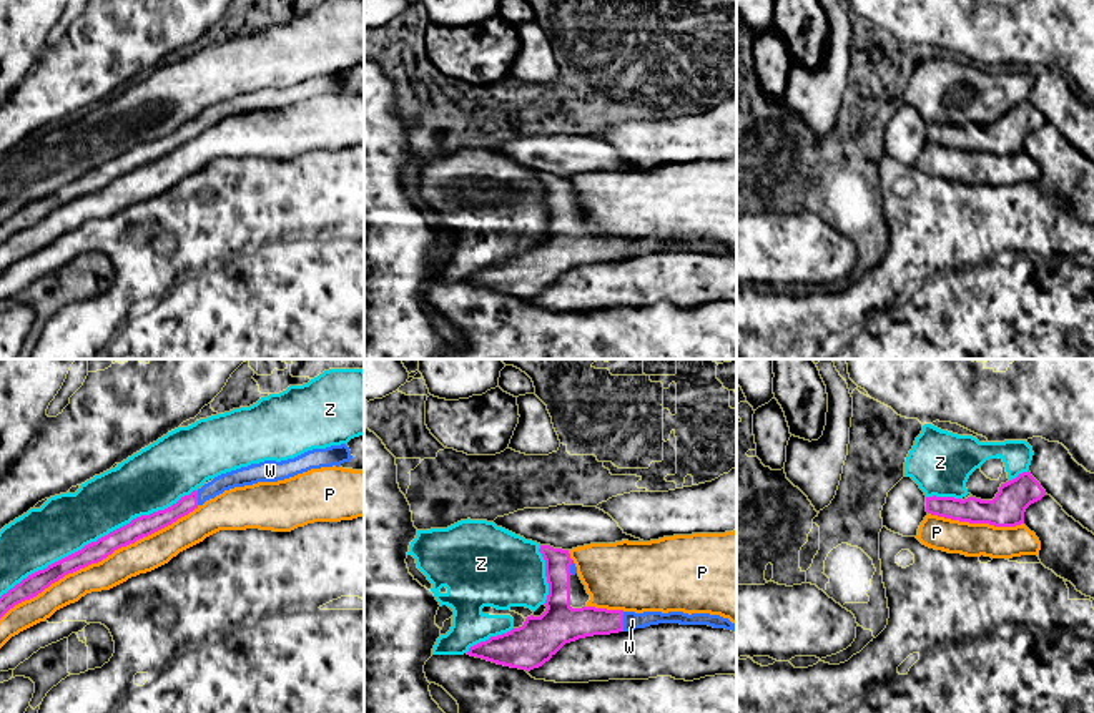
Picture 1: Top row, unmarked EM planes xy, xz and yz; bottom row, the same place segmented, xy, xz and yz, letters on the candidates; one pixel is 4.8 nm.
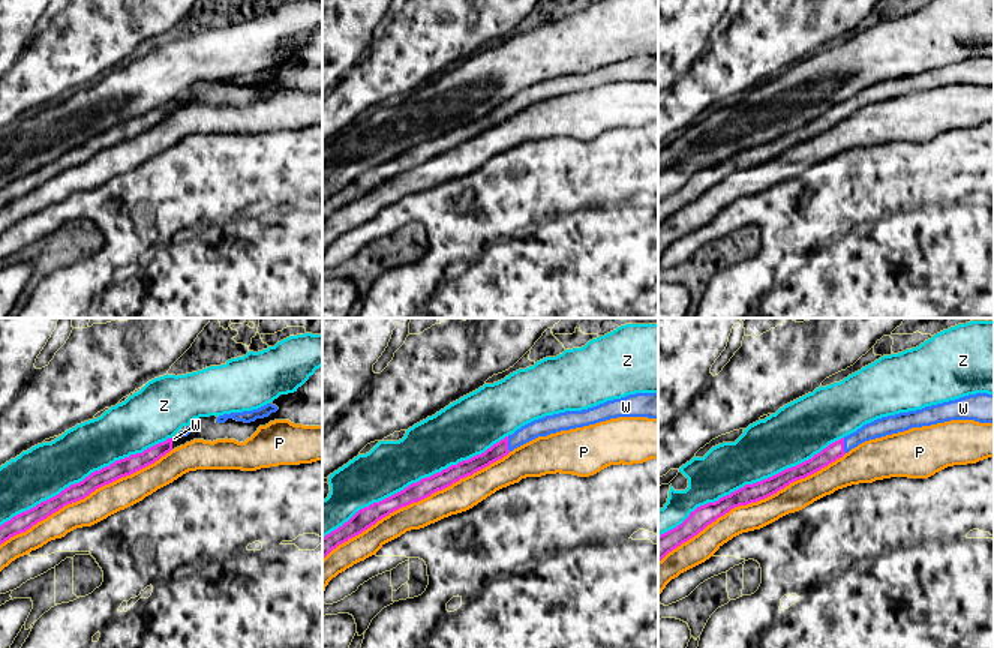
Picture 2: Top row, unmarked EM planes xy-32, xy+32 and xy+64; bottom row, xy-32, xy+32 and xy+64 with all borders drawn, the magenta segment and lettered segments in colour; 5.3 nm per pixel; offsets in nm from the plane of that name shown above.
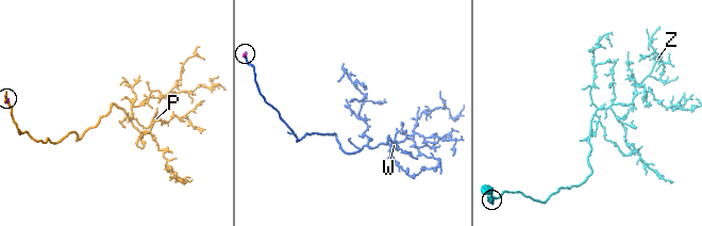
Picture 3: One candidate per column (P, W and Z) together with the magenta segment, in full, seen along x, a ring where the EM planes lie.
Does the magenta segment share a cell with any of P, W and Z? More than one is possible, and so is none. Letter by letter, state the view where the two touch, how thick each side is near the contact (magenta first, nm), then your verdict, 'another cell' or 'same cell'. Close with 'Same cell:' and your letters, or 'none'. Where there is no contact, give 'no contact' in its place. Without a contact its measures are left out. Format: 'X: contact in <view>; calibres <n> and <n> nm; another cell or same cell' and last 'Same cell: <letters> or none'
P: contact in xy; calibres 100 and 160 nm; another cell
W: contact in xz; calibres 160 and 90 nm; same cell
Z: contact in xy; calibres 100 and 280 nm; another cell
Same cell: W

